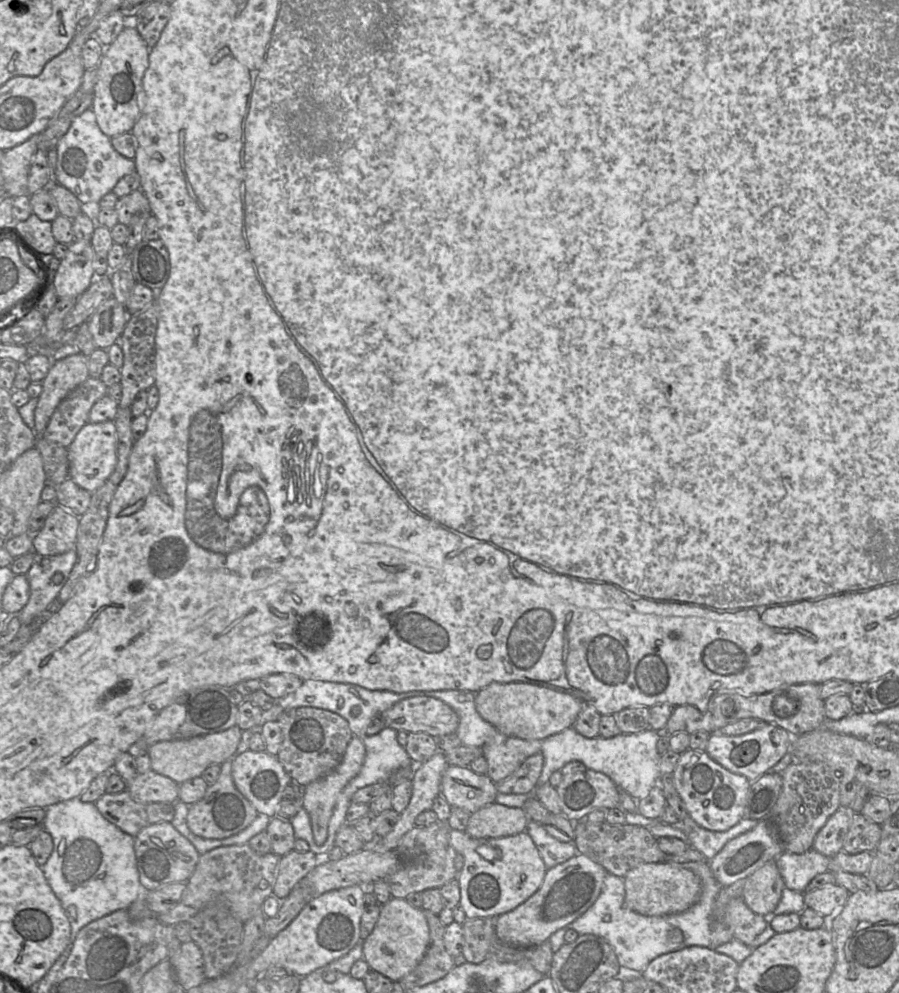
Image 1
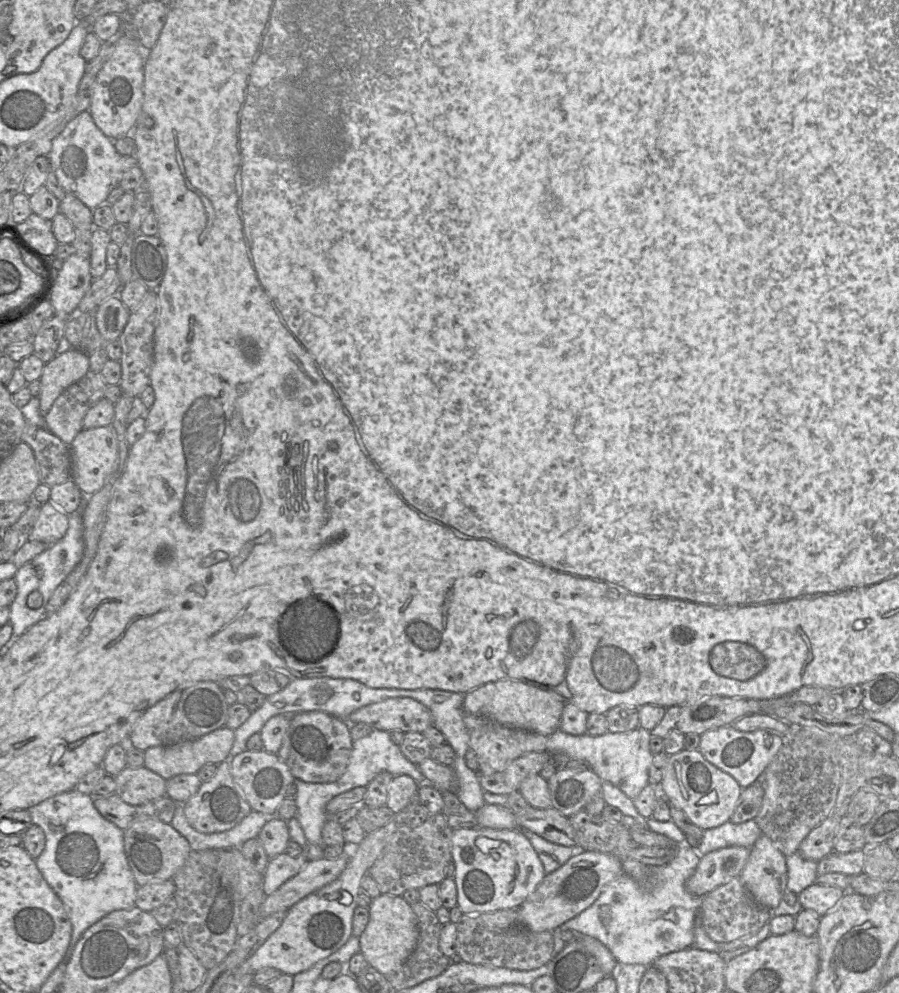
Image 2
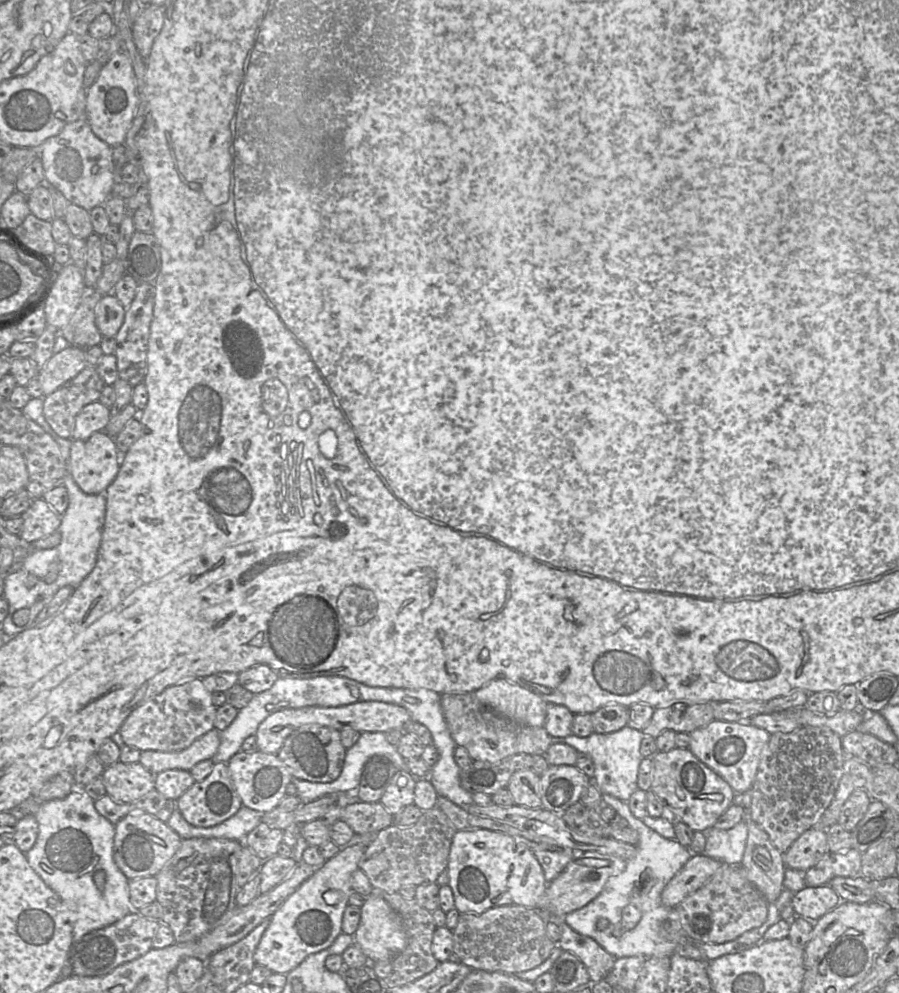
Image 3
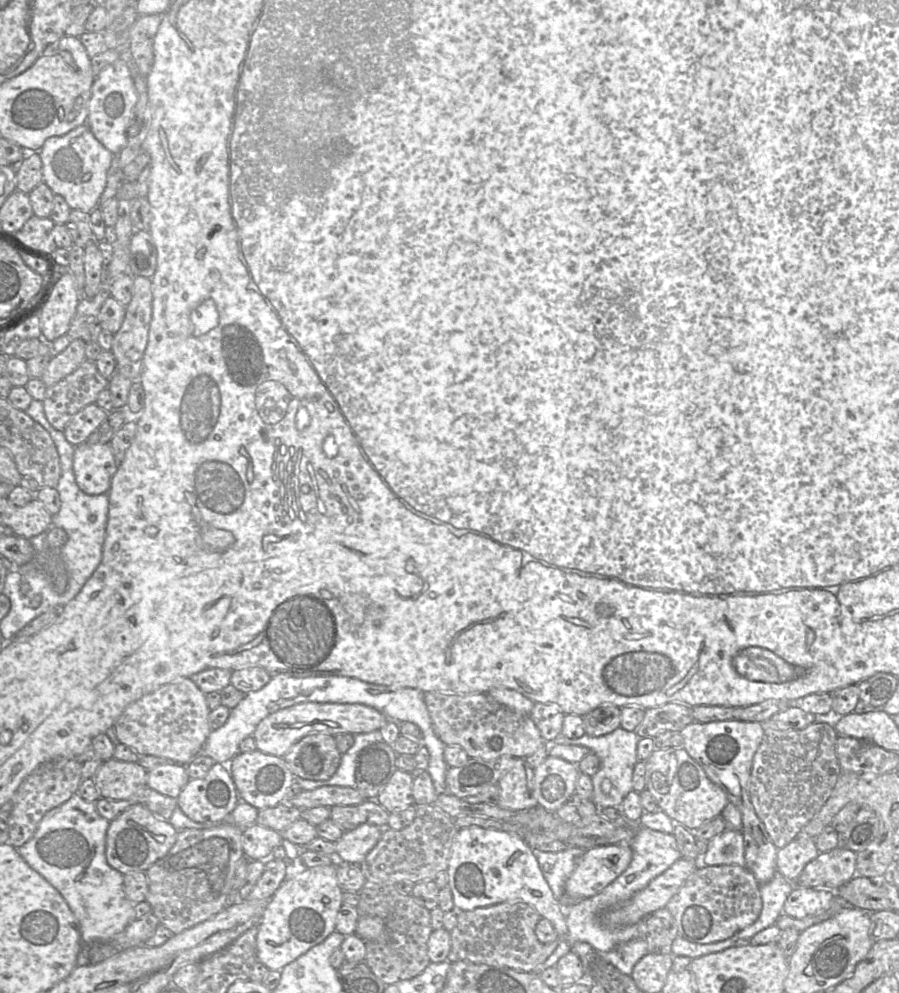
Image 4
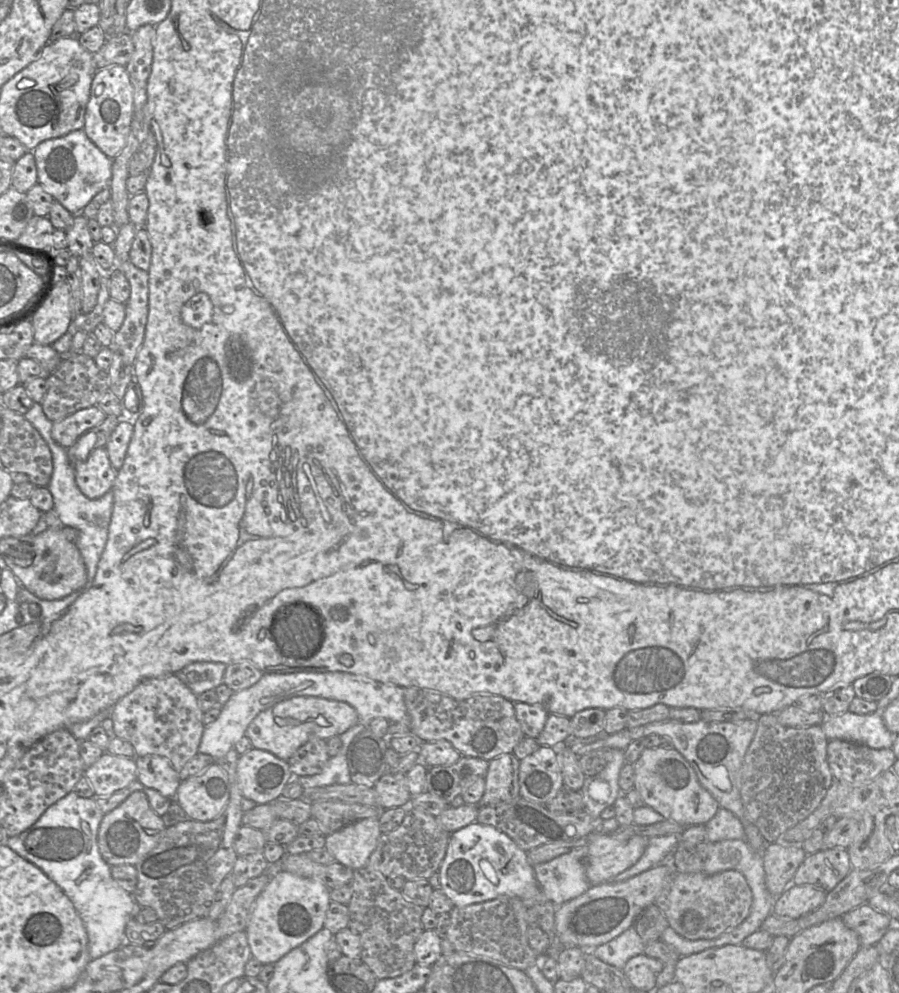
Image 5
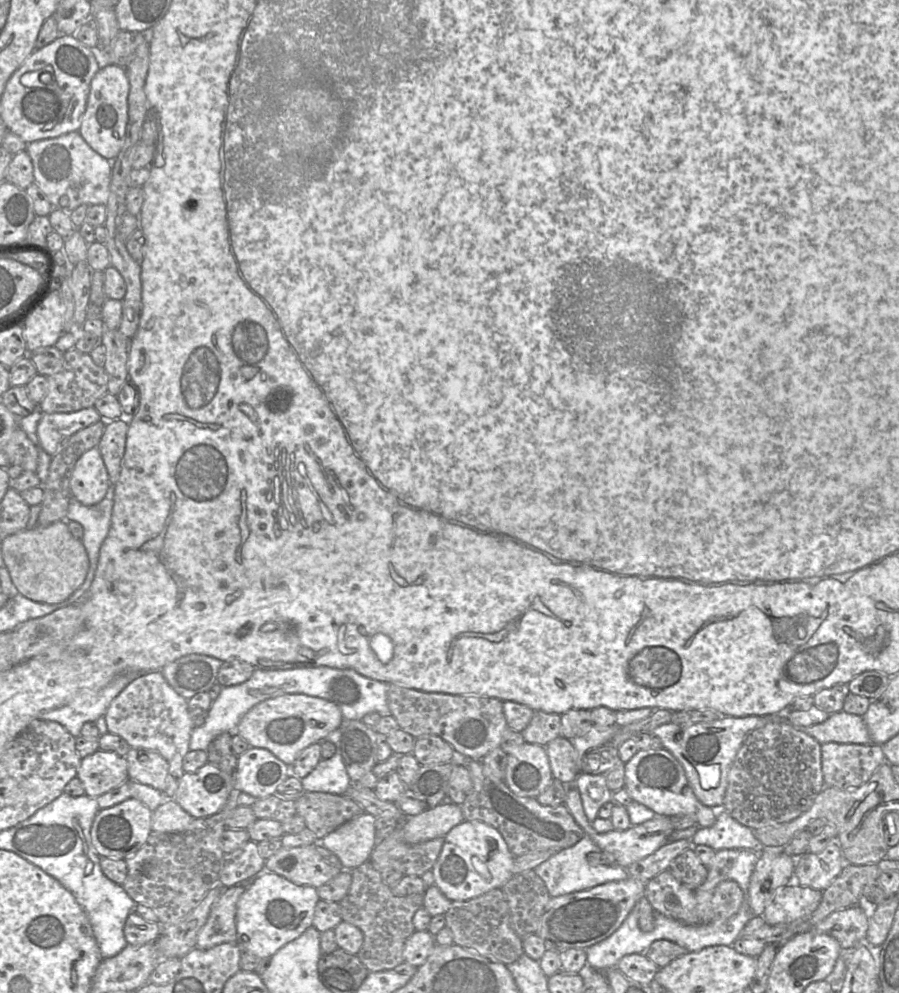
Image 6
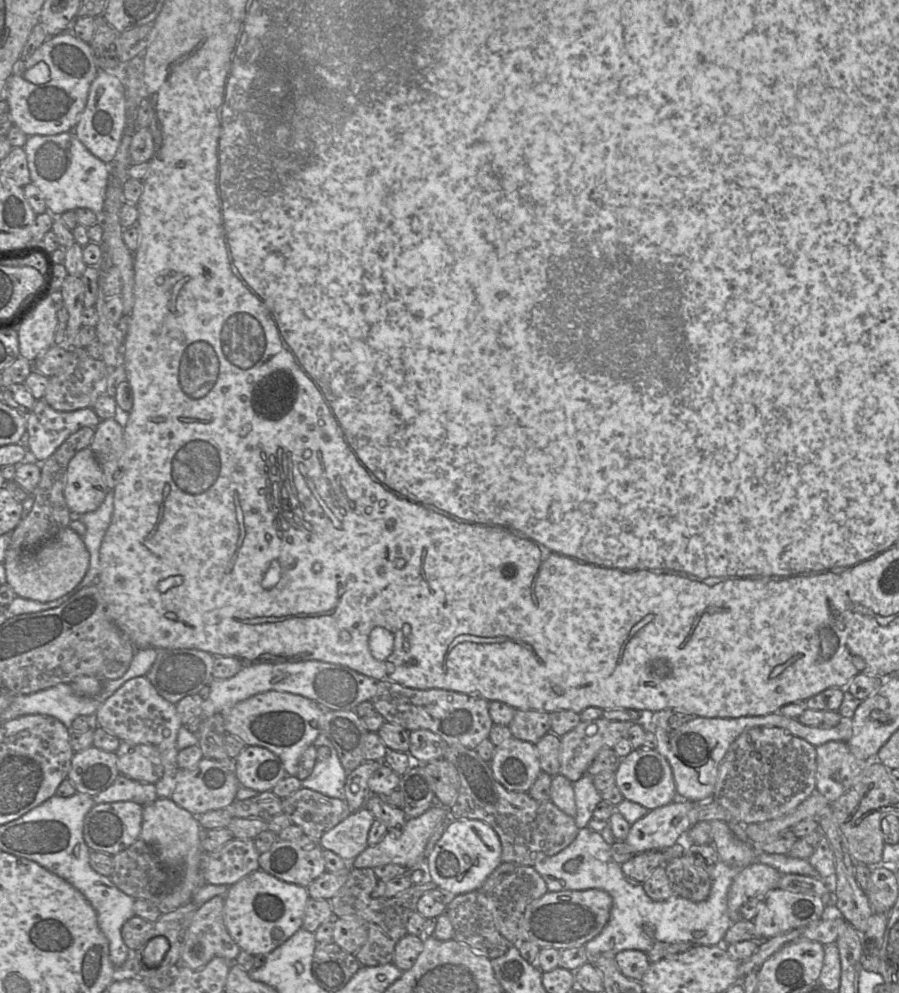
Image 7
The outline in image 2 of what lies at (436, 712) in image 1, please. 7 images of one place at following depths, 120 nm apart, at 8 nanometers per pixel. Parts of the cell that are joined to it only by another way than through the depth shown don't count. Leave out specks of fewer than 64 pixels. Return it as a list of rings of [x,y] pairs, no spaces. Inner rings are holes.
[[[410,697],[386,698],[362,706],[347,719],[349,724],[365,723],[375,730],[423,732],[433,725],[429,709]]]

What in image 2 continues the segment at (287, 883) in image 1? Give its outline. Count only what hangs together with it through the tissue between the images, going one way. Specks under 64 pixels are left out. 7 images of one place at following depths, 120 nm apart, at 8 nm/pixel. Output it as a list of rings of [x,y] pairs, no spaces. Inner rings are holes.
[[[285,852],[270,858],[263,873],[262,882],[266,896],[275,892],[282,884],[295,876],[307,862],[303,853],[293,857]]]

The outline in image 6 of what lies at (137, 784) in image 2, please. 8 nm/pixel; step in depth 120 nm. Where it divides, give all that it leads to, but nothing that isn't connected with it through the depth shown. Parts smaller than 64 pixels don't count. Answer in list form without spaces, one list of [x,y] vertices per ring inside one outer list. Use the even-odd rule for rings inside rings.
[[[98,749],[81,759],[76,777],[83,784],[85,795],[97,798],[129,779],[126,758]]]

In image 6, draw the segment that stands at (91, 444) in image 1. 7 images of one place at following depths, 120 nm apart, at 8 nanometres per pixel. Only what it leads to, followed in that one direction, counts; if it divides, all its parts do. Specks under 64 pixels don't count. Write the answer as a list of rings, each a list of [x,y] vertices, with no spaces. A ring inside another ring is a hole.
[[[99,448],[86,451],[76,462],[72,472],[72,497],[83,505],[95,505],[104,499],[110,485],[109,474]]]

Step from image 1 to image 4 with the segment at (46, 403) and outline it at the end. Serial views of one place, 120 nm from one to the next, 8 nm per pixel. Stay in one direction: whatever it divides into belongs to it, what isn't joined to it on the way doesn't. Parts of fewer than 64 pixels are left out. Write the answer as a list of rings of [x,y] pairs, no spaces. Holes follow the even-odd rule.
[[[74,339],[64,351],[52,356],[41,377],[47,388],[73,373],[86,360],[86,344],[81,339]]]

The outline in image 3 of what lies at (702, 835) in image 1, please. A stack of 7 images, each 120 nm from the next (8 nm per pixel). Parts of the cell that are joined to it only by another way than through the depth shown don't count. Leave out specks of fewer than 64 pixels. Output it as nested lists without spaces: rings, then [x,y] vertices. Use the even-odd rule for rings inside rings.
[[[745,821],[737,823],[730,829],[721,830],[712,827],[701,832],[706,837],[703,855],[719,860],[723,864],[740,865],[748,837]]]

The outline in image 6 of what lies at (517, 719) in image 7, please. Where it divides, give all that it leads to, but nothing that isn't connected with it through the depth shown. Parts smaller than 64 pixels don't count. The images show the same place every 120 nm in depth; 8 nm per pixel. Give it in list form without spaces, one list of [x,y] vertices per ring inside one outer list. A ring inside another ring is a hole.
[[[534,711],[528,726],[521,731],[526,743],[546,746],[560,736],[561,715],[545,711]]]

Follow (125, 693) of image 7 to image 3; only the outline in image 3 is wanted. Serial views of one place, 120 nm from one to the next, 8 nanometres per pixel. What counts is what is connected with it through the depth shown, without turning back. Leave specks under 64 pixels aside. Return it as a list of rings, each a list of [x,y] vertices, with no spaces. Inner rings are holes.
[[[188,679],[166,688],[133,709],[121,724],[118,733],[127,746],[141,752],[146,750],[181,751],[214,729],[216,709],[212,701],[212,693],[205,688],[202,679]]]

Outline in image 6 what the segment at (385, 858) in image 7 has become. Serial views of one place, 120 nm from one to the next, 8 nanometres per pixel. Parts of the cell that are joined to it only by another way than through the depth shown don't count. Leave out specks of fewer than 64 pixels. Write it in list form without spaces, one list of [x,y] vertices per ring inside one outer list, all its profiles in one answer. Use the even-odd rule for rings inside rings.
[[[440,803],[433,808],[425,809],[420,814],[405,816],[400,823],[402,838],[409,844],[417,844],[444,837],[463,821],[464,817],[459,805]]]

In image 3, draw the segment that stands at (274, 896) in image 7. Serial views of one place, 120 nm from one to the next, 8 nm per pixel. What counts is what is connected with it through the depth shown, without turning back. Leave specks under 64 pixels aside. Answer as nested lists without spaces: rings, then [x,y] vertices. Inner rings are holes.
[[[355,834],[347,846],[327,860],[311,877],[304,881],[270,917],[268,928],[263,933],[254,952],[253,960],[272,973],[287,974],[296,968],[307,956],[322,951],[332,945],[337,936],[342,933],[343,913],[348,905],[349,896],[354,892],[351,888],[351,876],[359,868],[359,862],[367,846],[375,834]]]

